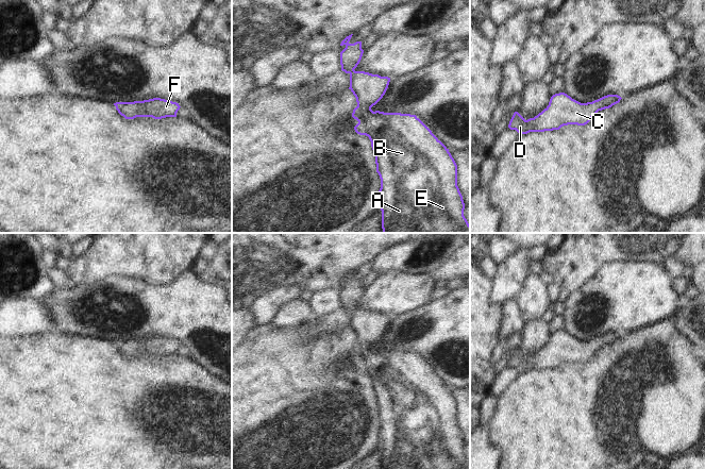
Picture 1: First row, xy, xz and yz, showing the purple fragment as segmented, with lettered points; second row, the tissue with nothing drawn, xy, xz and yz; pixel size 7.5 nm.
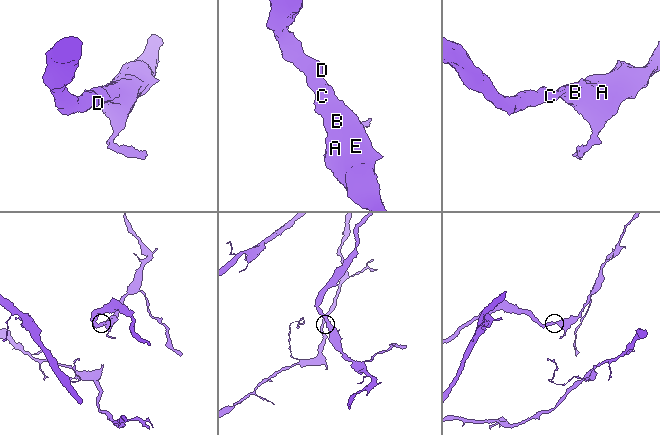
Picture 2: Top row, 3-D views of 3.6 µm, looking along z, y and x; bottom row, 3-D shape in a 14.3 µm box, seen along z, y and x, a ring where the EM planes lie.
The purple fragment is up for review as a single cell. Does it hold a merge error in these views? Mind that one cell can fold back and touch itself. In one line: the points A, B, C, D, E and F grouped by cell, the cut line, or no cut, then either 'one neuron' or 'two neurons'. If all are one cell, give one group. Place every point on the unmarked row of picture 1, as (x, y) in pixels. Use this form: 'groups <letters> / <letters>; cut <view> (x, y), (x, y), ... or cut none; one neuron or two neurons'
groups A B C D E F; cut none; one neuron

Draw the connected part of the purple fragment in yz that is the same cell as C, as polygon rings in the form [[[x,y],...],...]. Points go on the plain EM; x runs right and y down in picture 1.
[[[565,331],[555,332],[549,344],[534,356],[525,358],[515,350],[508,366],[519,372],[527,372],[559,368],[568,363],[585,364],[599,349],[611,346],[621,337],[618,333],[607,333],[592,340],[581,341]]]

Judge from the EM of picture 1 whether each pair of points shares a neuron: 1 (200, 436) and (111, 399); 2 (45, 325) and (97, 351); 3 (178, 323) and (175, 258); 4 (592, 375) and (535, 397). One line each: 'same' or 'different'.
1: same
2: different
3: different
4: same

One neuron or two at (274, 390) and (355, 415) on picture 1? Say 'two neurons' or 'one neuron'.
one neuron

